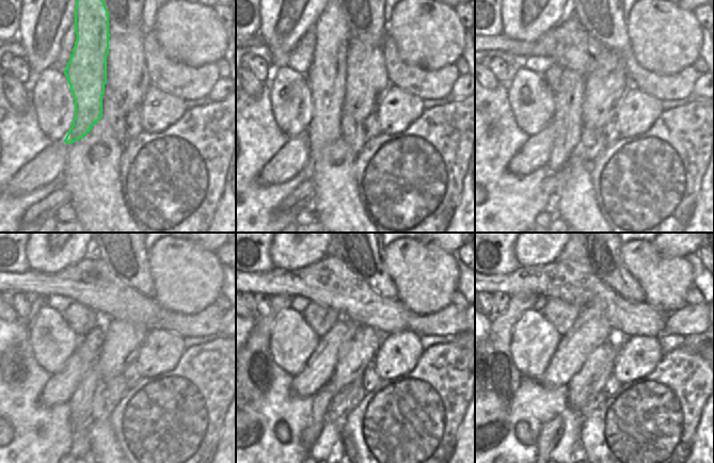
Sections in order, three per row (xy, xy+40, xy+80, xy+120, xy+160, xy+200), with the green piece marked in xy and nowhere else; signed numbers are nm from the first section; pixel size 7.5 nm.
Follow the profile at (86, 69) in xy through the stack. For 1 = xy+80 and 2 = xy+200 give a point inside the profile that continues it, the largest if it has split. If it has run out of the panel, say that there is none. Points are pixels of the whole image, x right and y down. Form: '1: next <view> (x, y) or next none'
1: next xy+80 (568, 96)
2: next xy+200 (551, 432)

